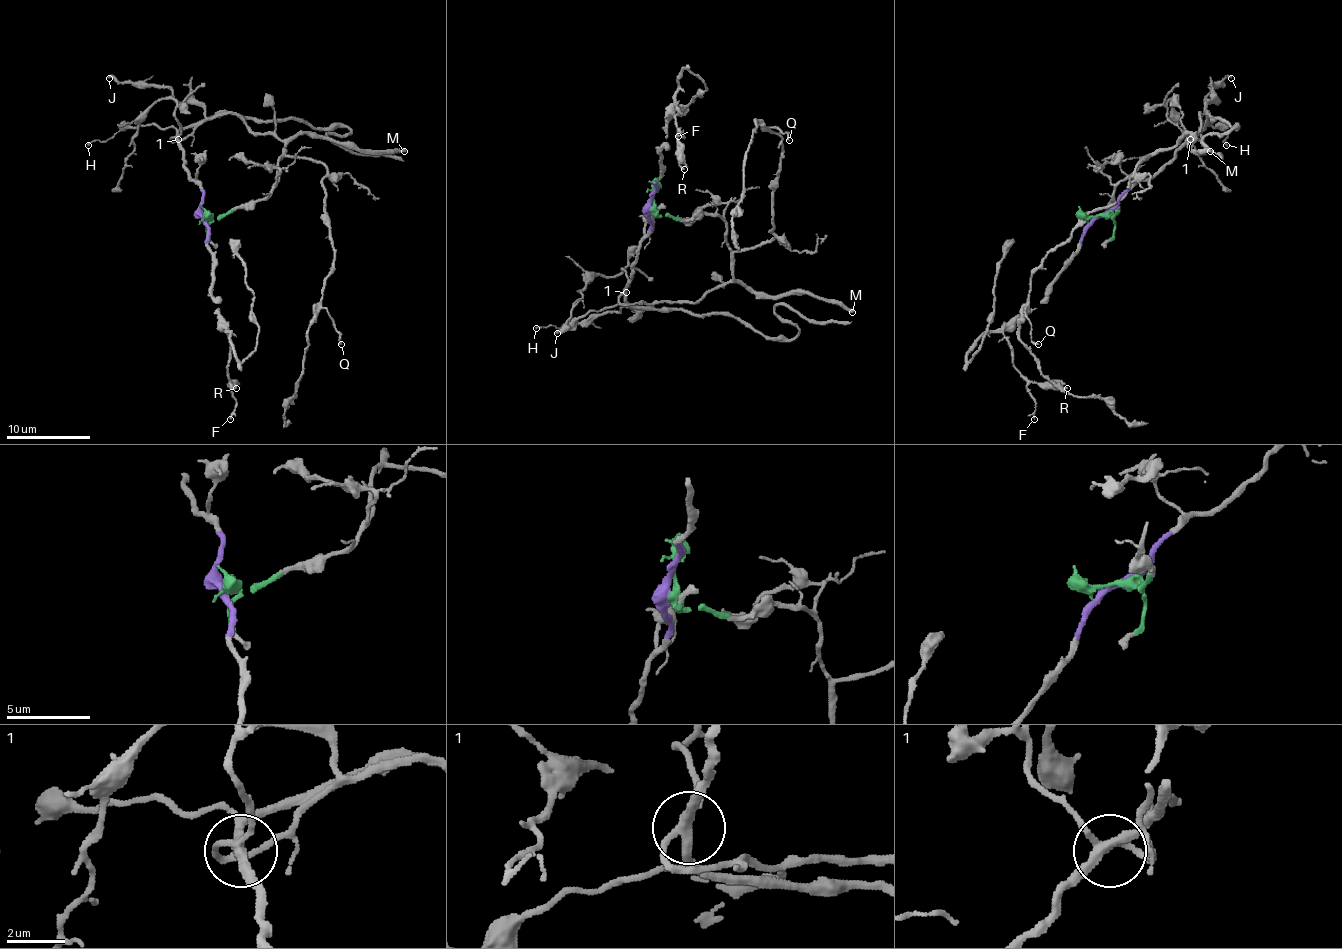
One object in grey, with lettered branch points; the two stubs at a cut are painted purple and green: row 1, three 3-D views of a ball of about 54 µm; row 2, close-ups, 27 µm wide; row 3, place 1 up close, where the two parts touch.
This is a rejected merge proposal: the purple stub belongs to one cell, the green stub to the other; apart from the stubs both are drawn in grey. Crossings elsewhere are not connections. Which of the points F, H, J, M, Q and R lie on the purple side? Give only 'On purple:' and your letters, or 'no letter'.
On purple: F, H, R

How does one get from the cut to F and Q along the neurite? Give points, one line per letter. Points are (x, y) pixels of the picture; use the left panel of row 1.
F: (203, 215), (218, 324), (226, 333), (230, 350), (230, 392), (236, 402), (230, 419)
Q: (205, 215), (251, 207), (270, 192), (285, 156), (321, 162), (333, 249), (321, 305), (342, 343)

